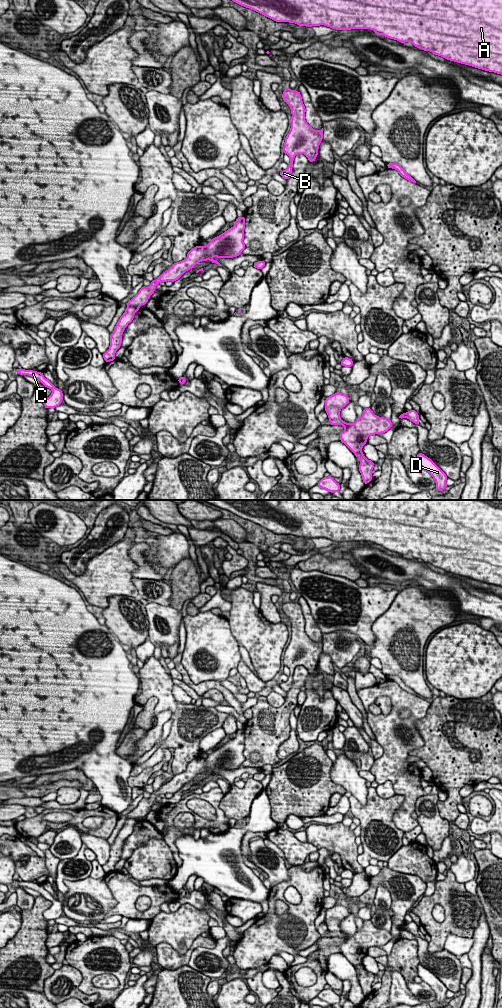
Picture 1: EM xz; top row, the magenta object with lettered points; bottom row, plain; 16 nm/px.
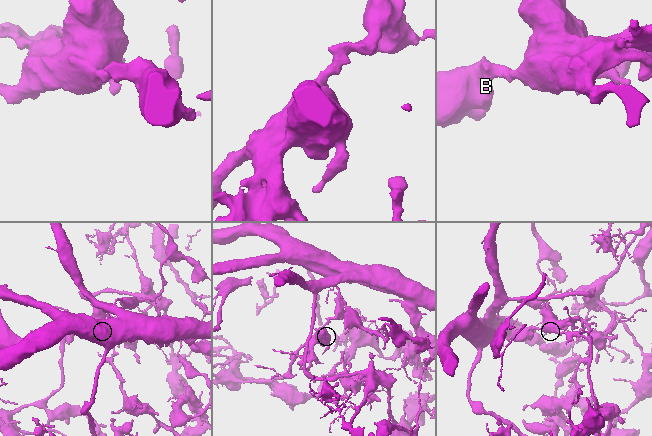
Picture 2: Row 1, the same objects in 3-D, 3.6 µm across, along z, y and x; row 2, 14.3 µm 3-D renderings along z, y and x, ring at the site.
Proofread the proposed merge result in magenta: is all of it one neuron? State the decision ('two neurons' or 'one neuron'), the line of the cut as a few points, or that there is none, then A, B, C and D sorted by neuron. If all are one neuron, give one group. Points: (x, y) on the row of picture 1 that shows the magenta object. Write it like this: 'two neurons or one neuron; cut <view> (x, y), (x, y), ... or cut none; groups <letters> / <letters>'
two neurons; cut xz (404, 413), (405, 416); groups A B C / D

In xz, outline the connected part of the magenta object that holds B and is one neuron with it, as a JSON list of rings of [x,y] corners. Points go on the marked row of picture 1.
[[[285,88],[282,94],[283,101],[291,109],[291,128],[284,142],[283,151],[290,158],[286,170],[280,171],[281,177],[288,180],[292,173],[293,161],[297,154],[304,154],[309,162],[316,160],[318,149],[323,140],[323,128],[313,129],[305,120],[305,106],[299,91]]]

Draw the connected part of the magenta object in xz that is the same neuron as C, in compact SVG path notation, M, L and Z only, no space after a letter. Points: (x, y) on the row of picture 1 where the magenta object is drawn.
M15 369L15 371L19 375L28 375L35 379L38 379L41 384L43 384L45 387L52 390L52 394L46 398L43 401L44 407L46 409L48 408L55 408L59 405L61 405L61 402L63 400L63 393L60 389L56 388L48 379L46 379L42 372L37 372L33 370L25 370L25 369Z

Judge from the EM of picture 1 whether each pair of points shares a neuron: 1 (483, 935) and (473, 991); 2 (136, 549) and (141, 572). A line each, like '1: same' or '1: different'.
1: same
2: same

